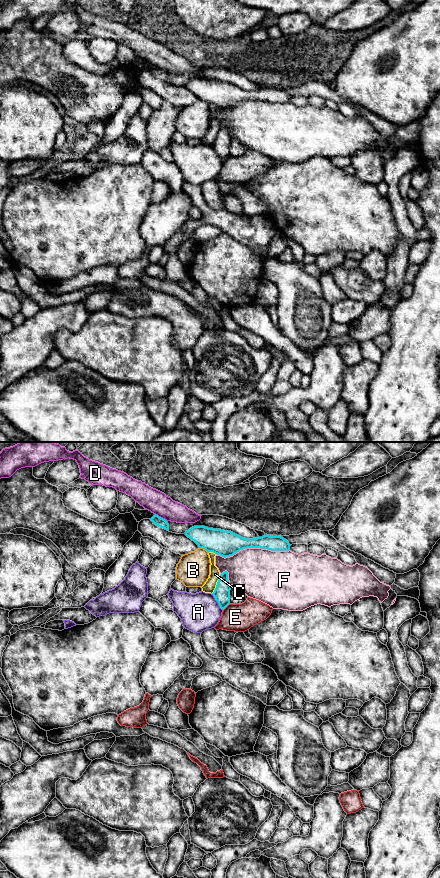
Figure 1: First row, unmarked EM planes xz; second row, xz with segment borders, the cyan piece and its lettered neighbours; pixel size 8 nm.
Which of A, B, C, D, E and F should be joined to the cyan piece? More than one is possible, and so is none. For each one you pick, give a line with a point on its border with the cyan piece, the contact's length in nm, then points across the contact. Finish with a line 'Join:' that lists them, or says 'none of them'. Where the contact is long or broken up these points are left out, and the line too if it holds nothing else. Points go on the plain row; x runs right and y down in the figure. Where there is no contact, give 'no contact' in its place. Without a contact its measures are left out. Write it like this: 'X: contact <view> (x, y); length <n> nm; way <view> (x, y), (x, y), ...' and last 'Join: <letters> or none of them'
Join: none of them

